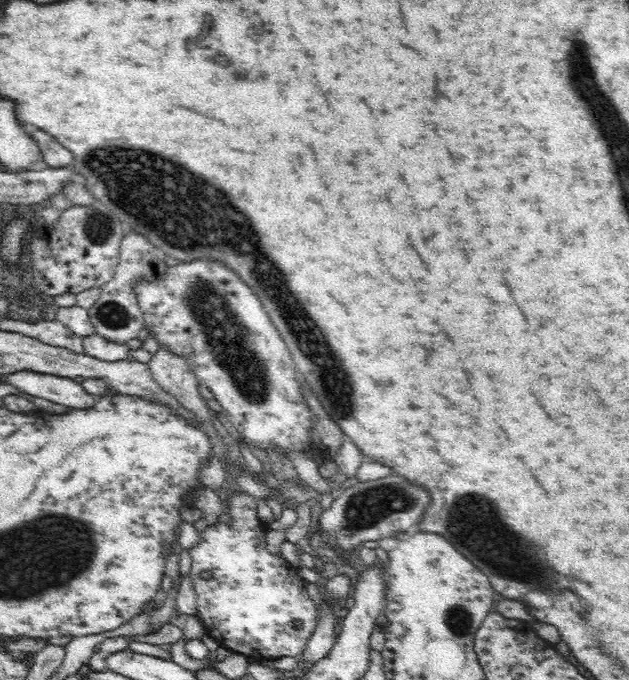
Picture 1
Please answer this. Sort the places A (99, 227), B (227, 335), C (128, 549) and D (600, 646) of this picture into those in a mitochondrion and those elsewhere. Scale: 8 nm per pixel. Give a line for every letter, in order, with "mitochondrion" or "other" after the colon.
A: mitochondrion
B: mitochondrion
C: other
D: mitochondrion

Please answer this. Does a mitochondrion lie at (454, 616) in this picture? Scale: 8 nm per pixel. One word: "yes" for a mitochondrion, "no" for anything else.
yes

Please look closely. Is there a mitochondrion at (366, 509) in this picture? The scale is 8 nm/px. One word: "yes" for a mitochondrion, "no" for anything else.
yes

